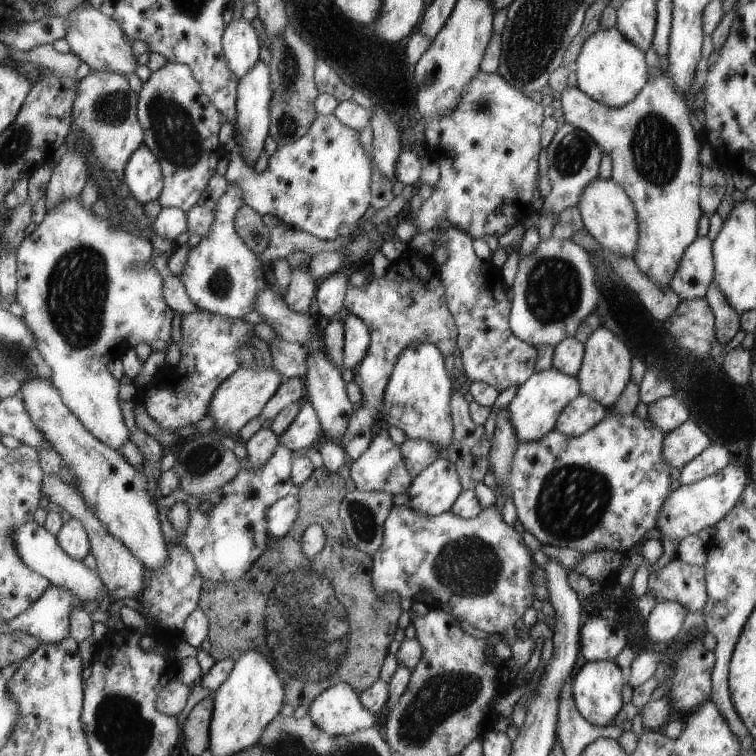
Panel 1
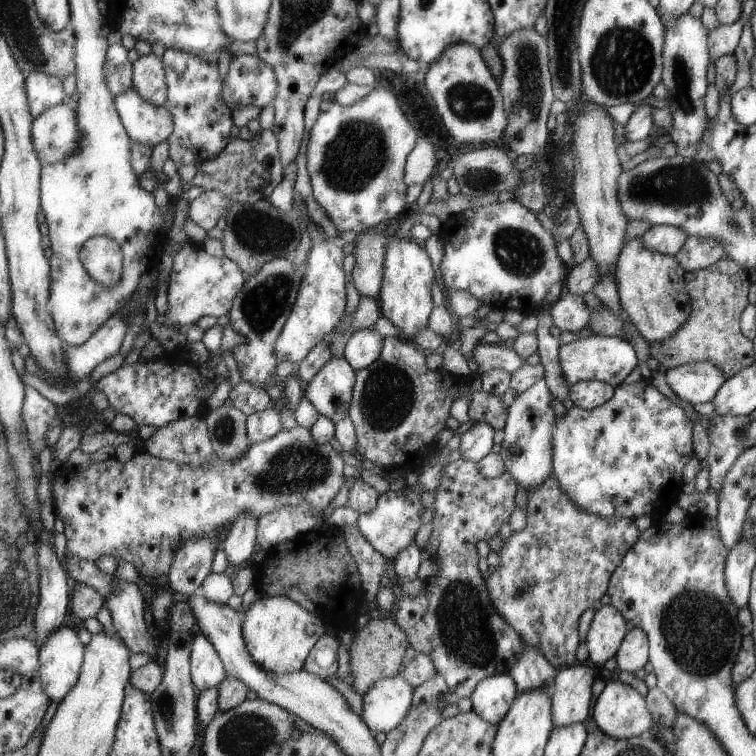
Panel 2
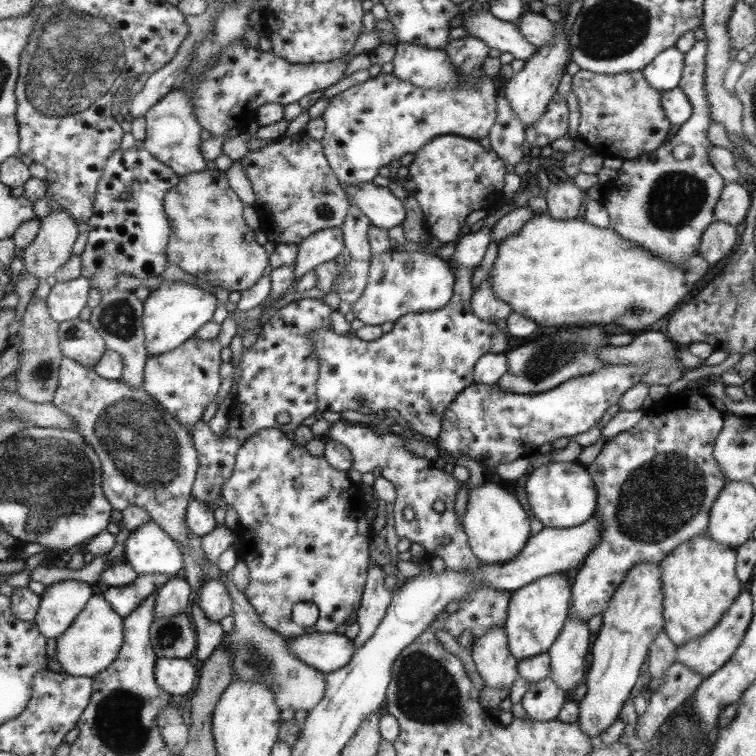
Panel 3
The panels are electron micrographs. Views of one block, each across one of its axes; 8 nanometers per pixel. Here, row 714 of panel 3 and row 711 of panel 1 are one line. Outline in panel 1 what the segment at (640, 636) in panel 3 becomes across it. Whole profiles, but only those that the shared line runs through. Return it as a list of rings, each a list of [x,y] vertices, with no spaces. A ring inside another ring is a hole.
[[[581,661],[573,676],[573,698],[580,714],[592,725],[608,726],[614,723],[618,710],[622,708],[622,670],[614,661]]]

